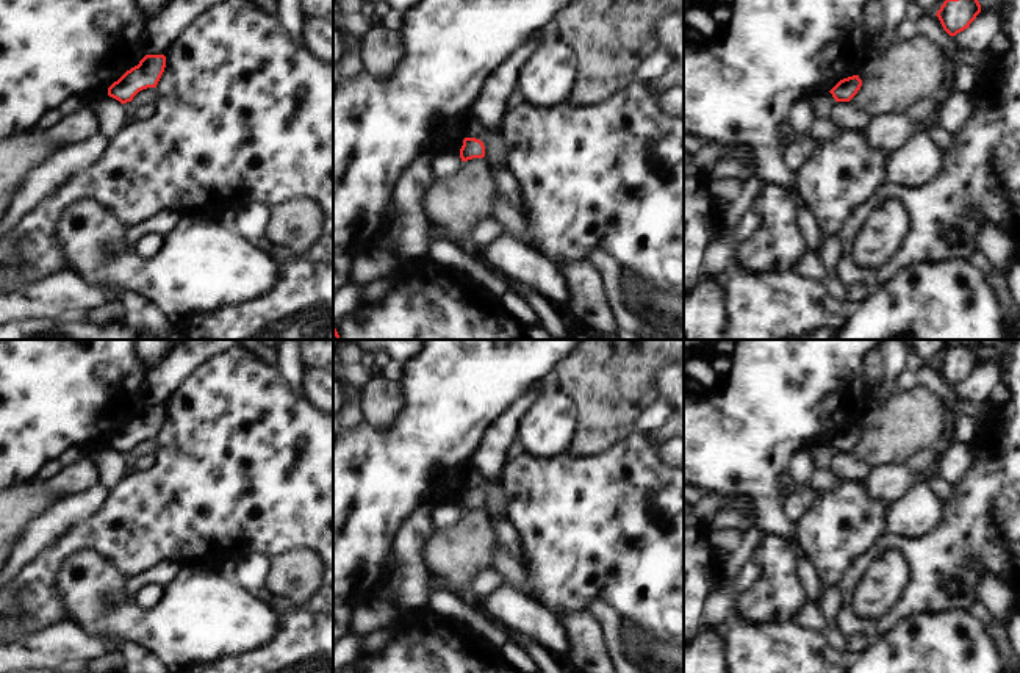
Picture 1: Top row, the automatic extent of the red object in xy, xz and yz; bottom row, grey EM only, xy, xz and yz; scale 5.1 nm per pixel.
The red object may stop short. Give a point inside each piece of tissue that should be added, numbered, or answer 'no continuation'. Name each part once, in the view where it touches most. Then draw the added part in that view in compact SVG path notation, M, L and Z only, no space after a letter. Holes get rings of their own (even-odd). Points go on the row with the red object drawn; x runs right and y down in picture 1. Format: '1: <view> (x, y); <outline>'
no continuation

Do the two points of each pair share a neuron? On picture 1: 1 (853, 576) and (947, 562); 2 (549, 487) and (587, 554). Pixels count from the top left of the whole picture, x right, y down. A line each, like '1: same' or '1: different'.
1: same
2: same

